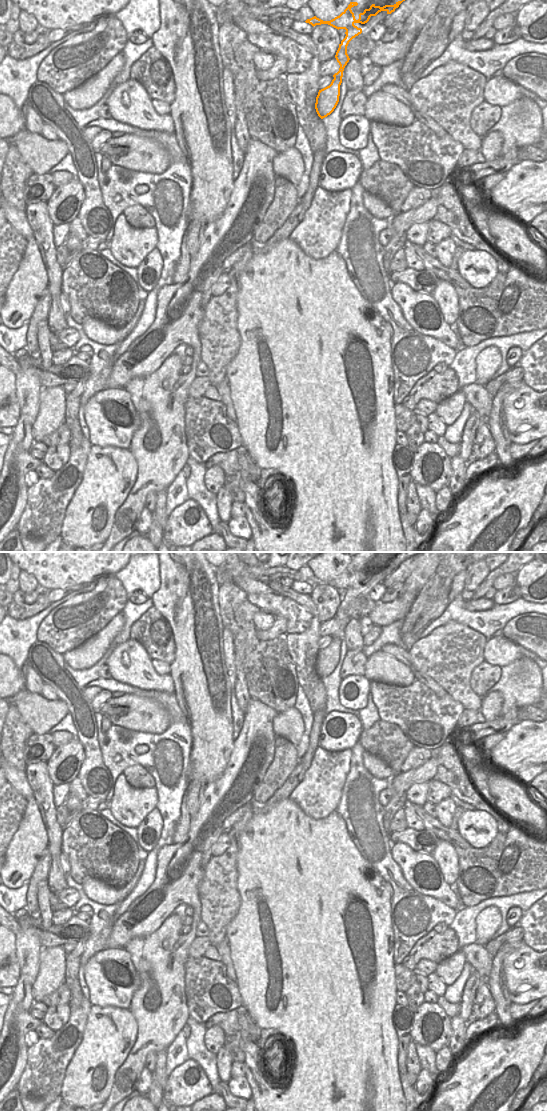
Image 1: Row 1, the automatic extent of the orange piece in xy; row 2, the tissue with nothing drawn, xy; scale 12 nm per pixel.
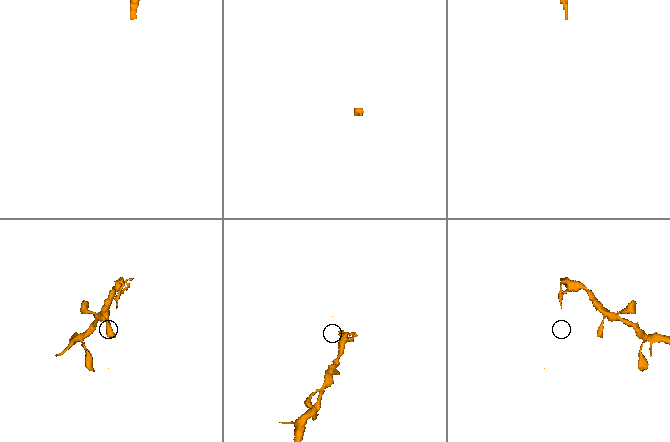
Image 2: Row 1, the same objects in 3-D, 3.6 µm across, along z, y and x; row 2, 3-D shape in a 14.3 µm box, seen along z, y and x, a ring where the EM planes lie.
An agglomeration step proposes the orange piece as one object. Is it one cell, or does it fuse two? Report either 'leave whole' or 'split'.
split

